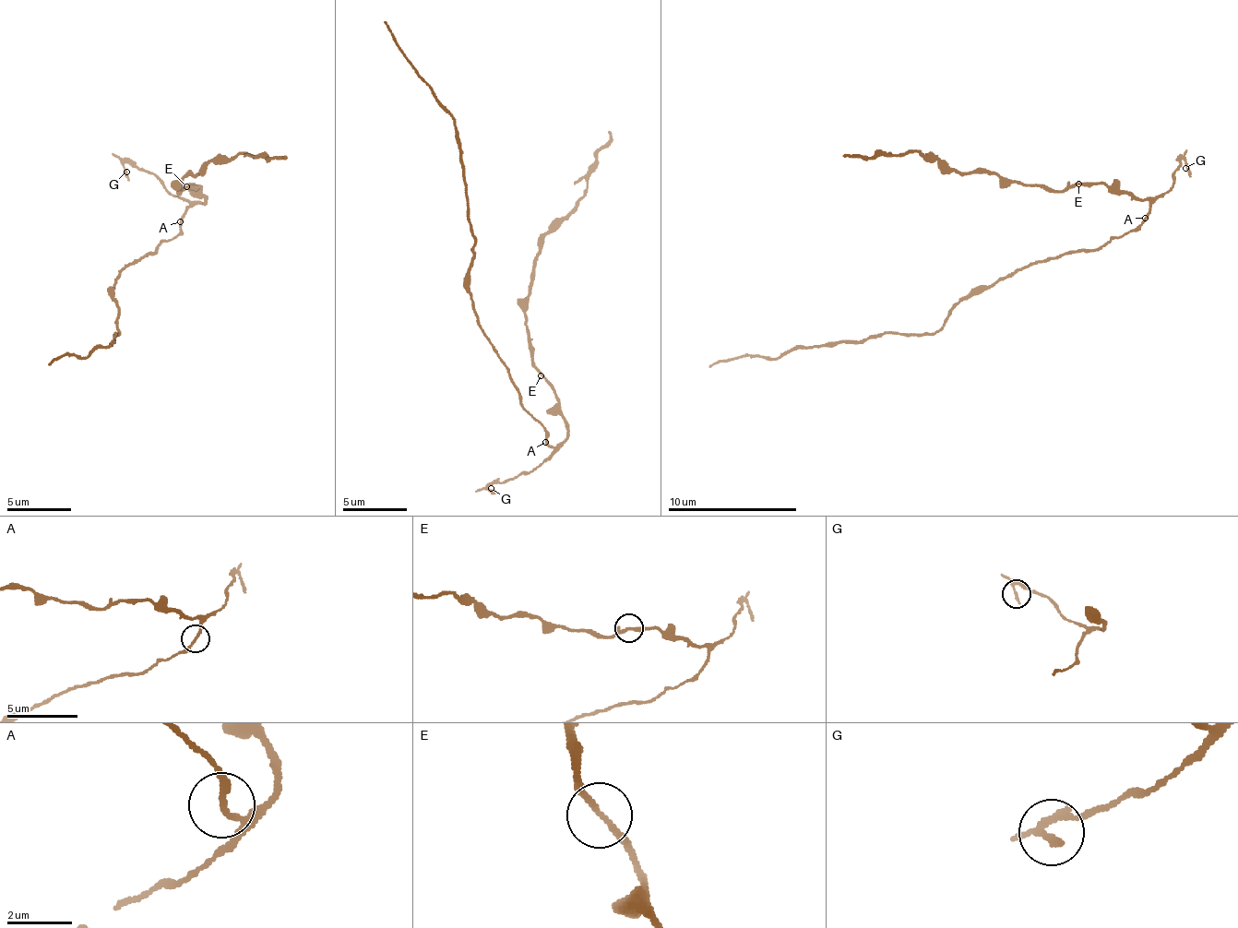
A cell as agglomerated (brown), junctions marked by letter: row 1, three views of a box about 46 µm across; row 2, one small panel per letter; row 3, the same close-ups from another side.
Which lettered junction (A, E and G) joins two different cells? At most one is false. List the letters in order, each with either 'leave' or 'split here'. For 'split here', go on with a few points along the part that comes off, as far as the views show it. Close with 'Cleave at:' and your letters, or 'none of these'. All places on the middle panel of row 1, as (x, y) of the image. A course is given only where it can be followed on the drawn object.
A: split here; foreign part runs (545, 443), (542, 426), (519, 397), (471, 300), (474, 238), (456, 118), (384, 21)
E: leave
G: leave
Cleave at: A

